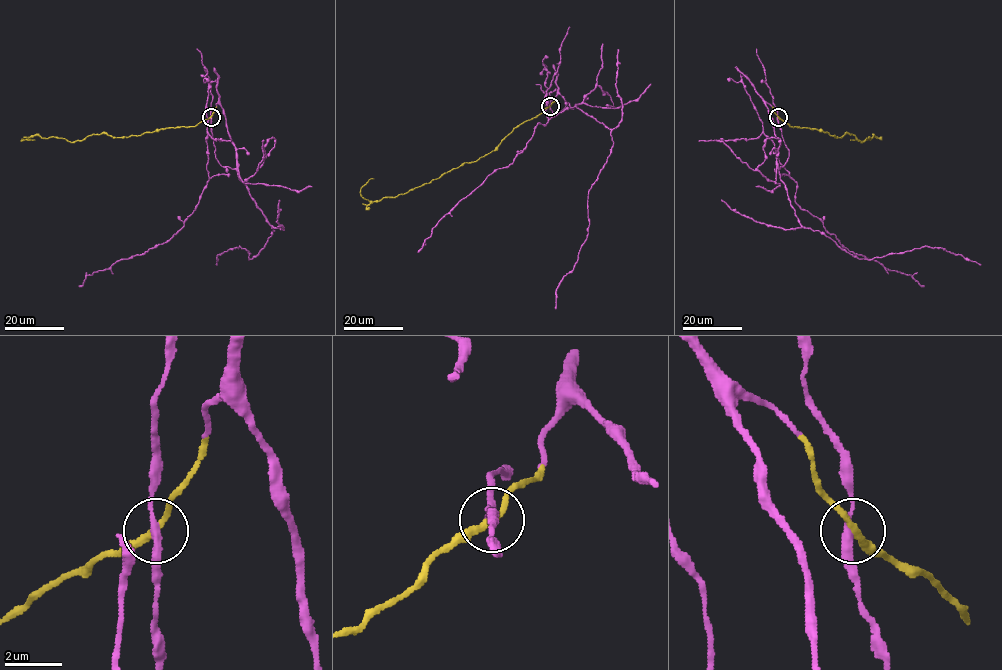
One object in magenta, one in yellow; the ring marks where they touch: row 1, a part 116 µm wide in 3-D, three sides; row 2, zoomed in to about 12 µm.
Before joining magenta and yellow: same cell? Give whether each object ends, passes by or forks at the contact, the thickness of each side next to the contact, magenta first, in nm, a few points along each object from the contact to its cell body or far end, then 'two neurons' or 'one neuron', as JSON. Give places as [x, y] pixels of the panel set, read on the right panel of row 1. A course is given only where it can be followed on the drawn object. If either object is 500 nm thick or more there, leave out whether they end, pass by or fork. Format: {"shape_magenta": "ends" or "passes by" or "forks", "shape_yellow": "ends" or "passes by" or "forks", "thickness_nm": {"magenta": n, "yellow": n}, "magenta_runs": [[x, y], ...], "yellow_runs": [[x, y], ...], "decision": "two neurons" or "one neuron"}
{"shape_magenta": "passes by", "shape_yellow": "passes by", "thickness_nm": {"magenta": 280, "yellow": 240}, "magenta_runs": [[777, 116], [789, 151], [779, 178], [803, 227], [824, 234], [860, 259], [930, 246], [981, 265]], "yellow_runs": [[778, 116], [790, 126], [821, 130], [838, 137], [846, 133], [861, 142], [873, 135], [850, 140]], "decision": "one neuron"}

